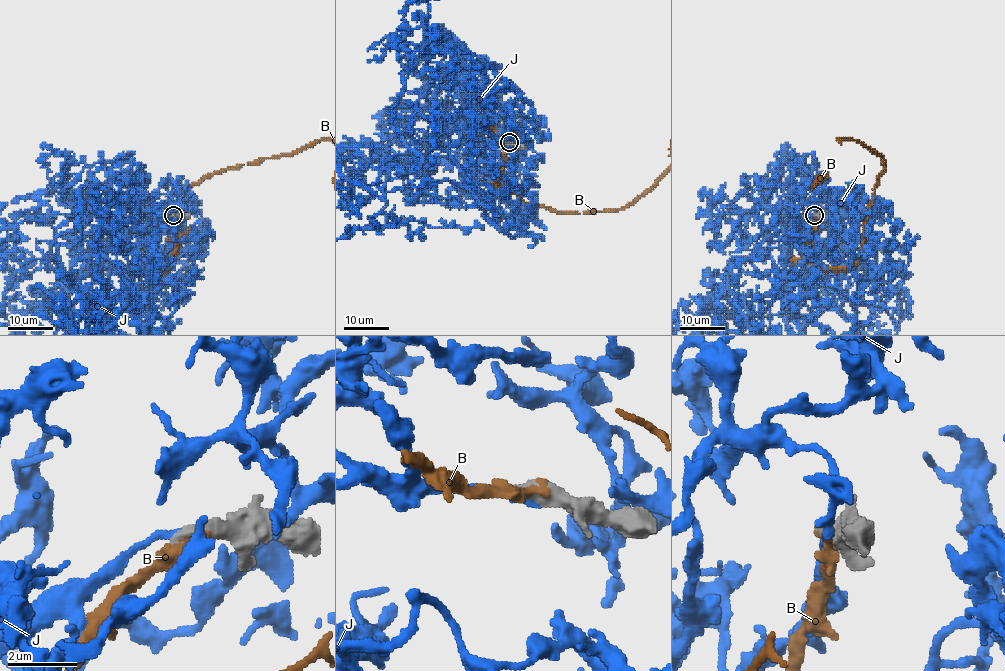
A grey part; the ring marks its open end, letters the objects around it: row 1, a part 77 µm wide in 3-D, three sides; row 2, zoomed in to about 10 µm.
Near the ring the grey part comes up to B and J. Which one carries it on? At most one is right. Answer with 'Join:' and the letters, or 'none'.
Join: B

